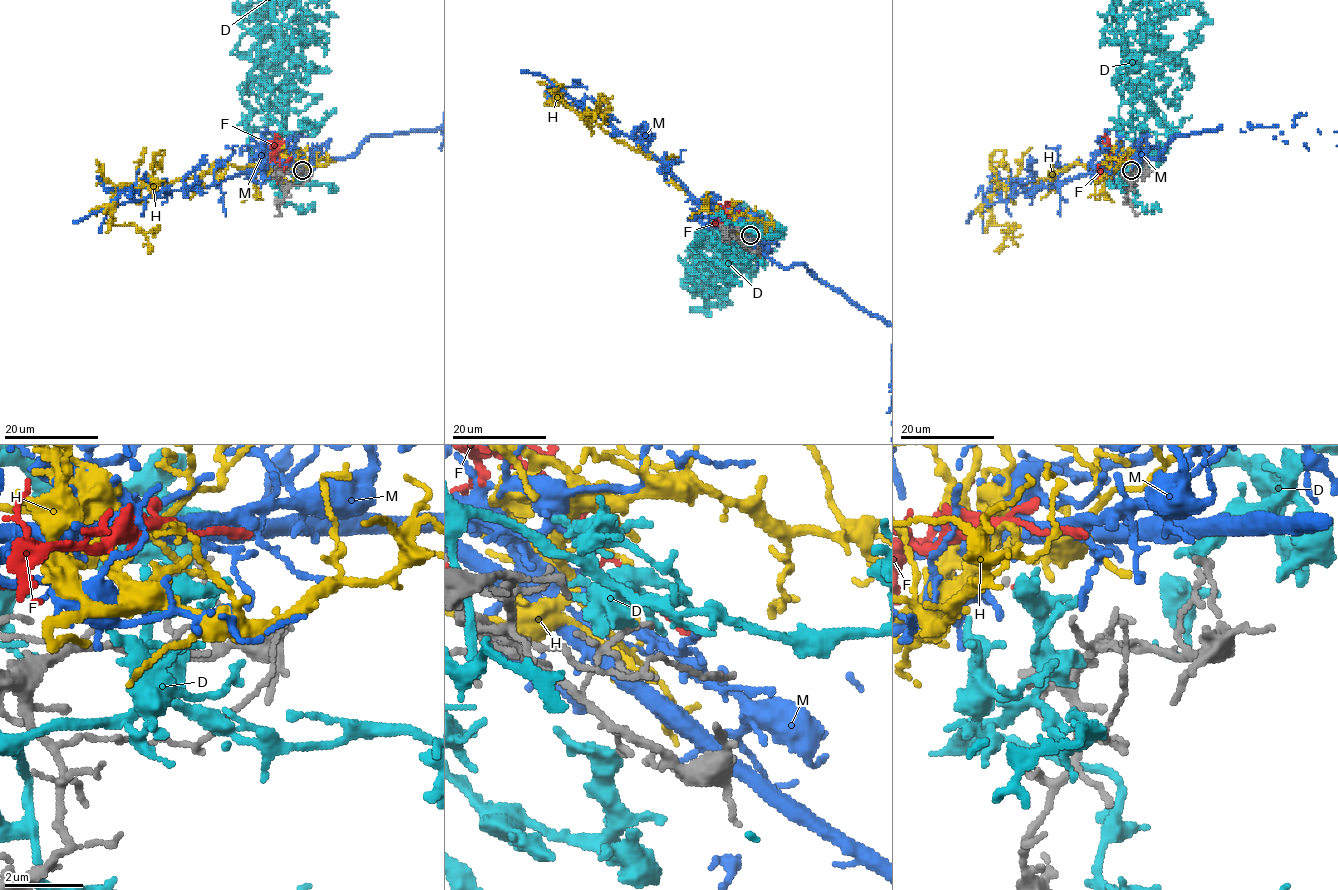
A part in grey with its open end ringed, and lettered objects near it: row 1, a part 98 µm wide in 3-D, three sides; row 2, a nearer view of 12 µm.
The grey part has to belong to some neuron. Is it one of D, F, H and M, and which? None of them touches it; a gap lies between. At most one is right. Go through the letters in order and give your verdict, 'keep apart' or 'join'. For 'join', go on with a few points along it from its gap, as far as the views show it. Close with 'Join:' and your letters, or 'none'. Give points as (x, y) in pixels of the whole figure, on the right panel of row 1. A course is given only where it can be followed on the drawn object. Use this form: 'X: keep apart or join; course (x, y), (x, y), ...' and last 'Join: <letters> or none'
D: keep apart
F: keep apart
H: join
M: keep apart
Join: H

